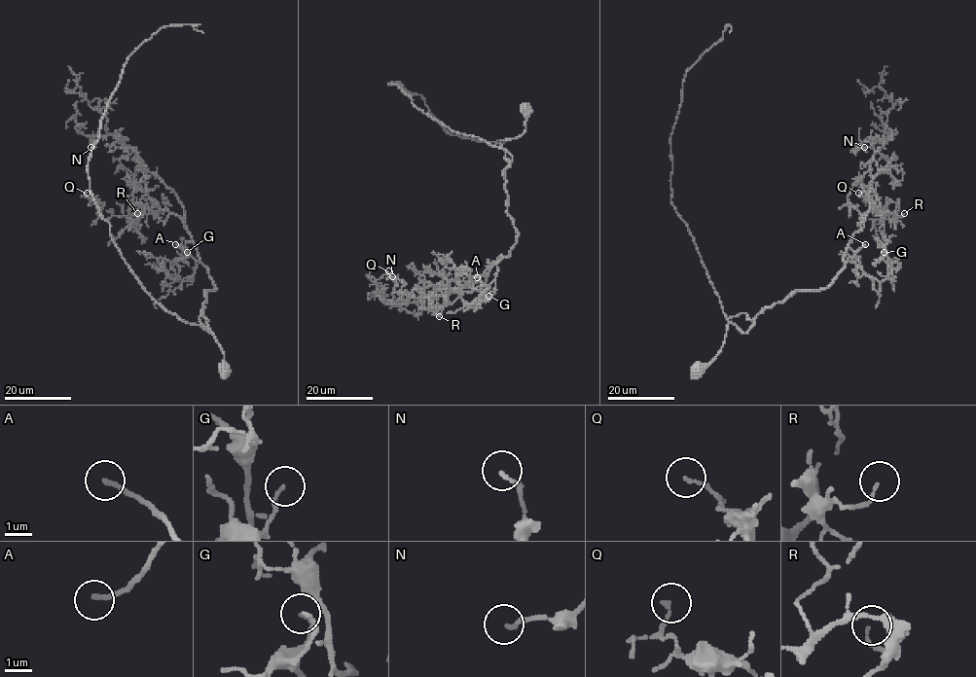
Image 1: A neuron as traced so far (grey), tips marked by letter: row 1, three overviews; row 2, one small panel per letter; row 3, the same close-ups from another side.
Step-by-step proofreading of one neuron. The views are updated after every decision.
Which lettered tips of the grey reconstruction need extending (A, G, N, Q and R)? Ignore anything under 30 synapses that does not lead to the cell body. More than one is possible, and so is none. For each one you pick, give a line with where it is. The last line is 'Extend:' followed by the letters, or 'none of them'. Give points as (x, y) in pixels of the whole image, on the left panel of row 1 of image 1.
A: at (175, 244)
Extend: A

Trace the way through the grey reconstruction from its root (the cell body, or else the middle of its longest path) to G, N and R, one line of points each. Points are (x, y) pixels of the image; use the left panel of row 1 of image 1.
G: (224, 368), (198, 318), (207, 319), (205, 291), (215, 286), (198, 262), (194, 280), (178, 278), (187, 252)
N: (224, 368), (198, 318), (207, 319), (205, 291), (215, 286), (179, 198), (111, 134), (92, 136), (90, 147)
R: (224, 368), (198, 318), (207, 319), (205, 291), (215, 286), (184, 222), (165, 209), (137, 213)

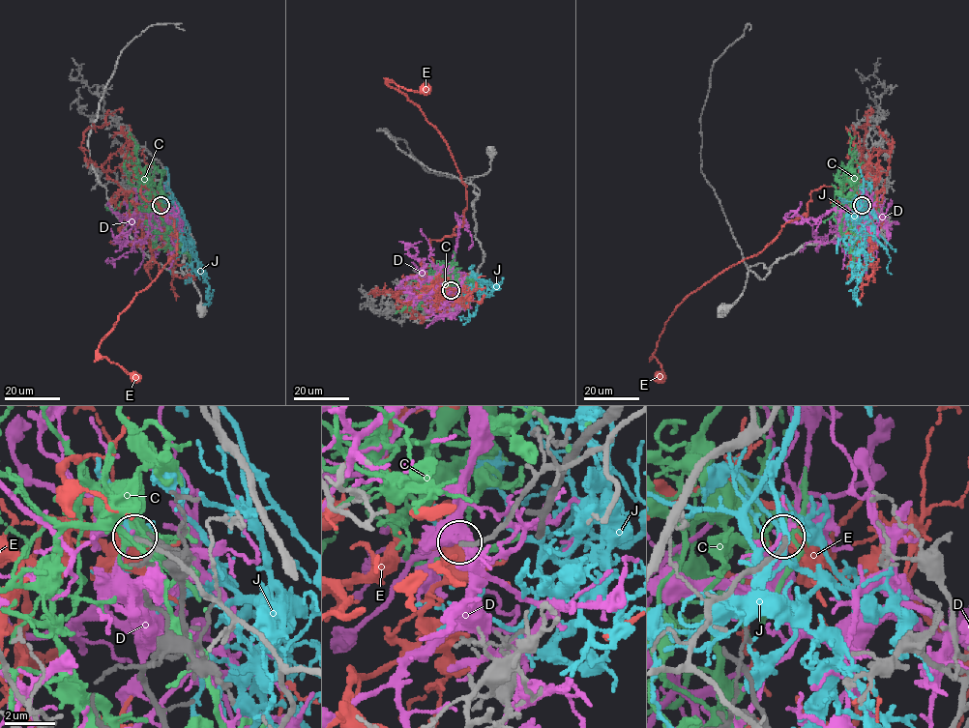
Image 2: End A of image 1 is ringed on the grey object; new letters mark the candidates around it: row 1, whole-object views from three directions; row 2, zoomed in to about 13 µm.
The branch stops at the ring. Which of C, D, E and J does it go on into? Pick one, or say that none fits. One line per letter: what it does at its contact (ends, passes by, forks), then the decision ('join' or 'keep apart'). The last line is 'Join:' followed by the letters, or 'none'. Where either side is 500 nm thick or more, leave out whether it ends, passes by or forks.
C: it forks | keep apart
D: it passes by | keep apart
E: it passes by | keep apart
J: it ends | keep apart
Join: none

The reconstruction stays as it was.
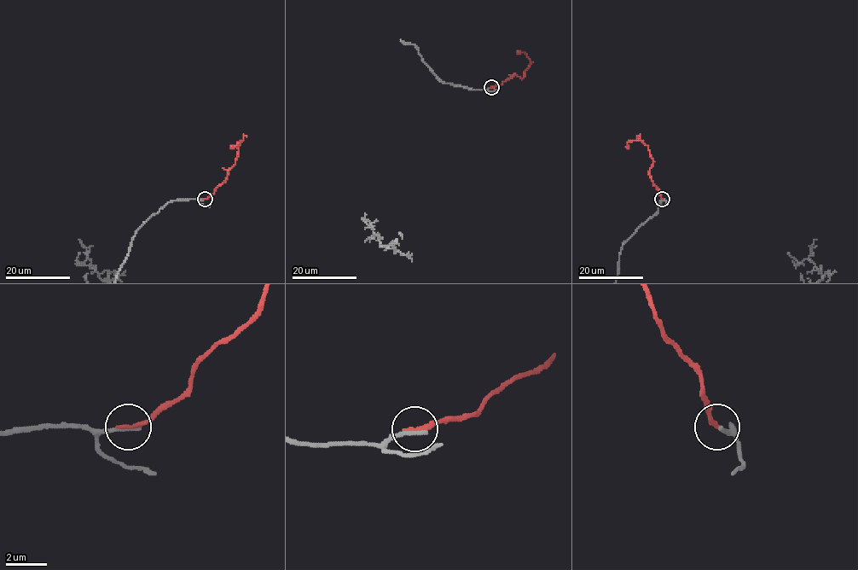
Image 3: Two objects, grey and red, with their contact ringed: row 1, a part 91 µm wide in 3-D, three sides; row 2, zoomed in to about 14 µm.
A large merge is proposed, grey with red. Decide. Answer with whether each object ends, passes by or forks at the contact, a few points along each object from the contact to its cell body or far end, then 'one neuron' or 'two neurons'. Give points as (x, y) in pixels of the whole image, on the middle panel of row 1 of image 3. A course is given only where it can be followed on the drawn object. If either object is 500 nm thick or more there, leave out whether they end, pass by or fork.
grey ends; red ends; course red (491, 87), (501, 85), (515, 73), (521, 78), (524, 75), (524, 70), (530, 66), (529, 57), (518, 52); two neurons

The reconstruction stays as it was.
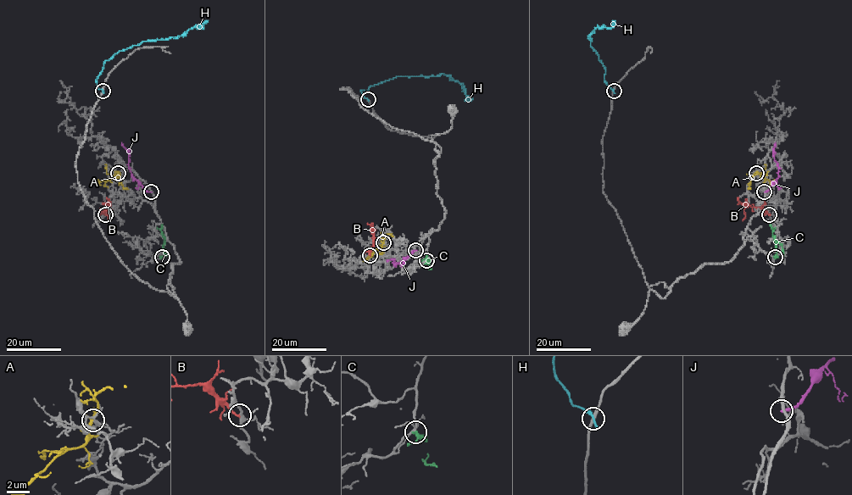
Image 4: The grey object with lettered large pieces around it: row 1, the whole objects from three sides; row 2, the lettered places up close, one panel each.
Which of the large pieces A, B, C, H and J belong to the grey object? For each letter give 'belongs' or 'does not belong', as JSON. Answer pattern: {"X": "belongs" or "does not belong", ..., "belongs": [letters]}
{"A": "does not belong", "B": "belongs", "C": "does not belong", "H": "does not belong", "J": "does not belong", "belongs": ["B"]}

